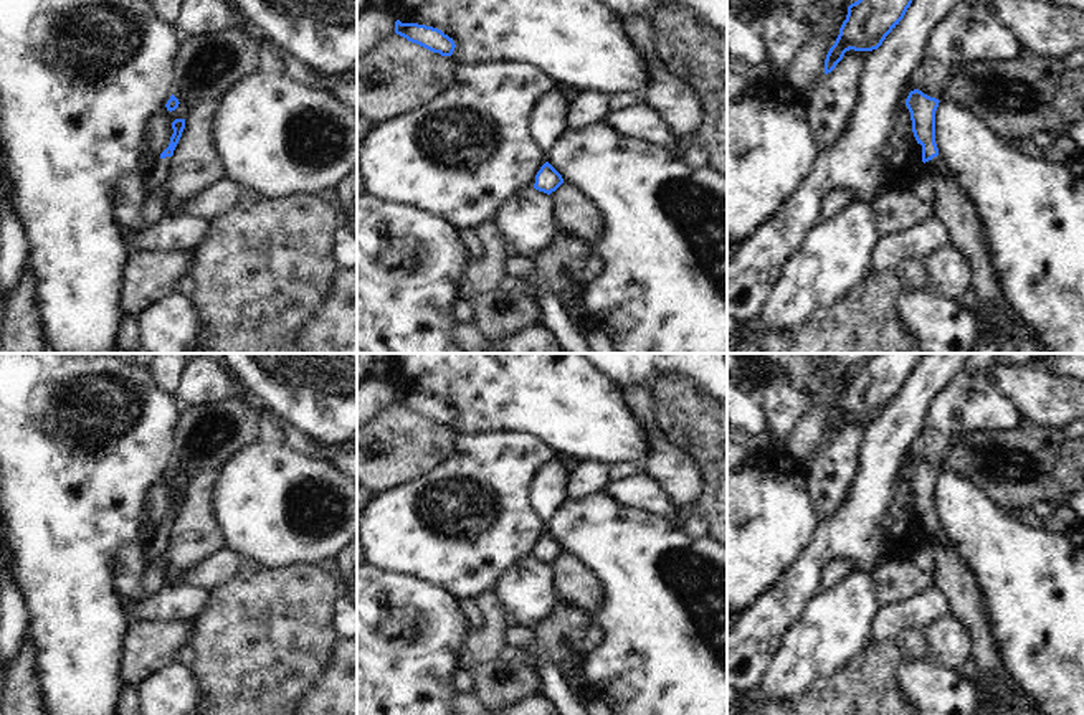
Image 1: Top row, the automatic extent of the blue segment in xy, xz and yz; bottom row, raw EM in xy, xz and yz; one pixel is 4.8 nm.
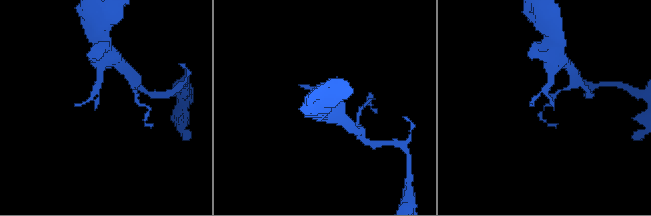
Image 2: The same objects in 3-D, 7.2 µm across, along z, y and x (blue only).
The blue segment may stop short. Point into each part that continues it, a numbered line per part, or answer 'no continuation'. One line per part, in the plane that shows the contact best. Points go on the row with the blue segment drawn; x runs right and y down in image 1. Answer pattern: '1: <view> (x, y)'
1: xy (156, 177)

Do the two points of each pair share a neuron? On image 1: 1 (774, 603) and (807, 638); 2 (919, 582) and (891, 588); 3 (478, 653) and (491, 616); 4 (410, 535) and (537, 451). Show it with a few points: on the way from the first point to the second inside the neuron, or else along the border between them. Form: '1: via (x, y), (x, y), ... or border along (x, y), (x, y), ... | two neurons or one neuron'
1: border along (817, 593), (787, 633), (780, 651), (774, 658) | two neurons
2: via (912, 582), (898, 582) | one neuron
3: via (484, 644), (491, 636), (491, 625) | one neuron
4: via (423, 504), (481, 492), (499, 474) | one neuron

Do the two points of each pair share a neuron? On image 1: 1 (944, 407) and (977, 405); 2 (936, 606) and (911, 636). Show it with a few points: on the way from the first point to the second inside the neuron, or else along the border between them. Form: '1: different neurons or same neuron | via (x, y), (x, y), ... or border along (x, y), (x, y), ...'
1: same neuron | via (952, 405), (969, 405)
2: different neurons | border along (922, 629), (903, 628), (894, 634)

